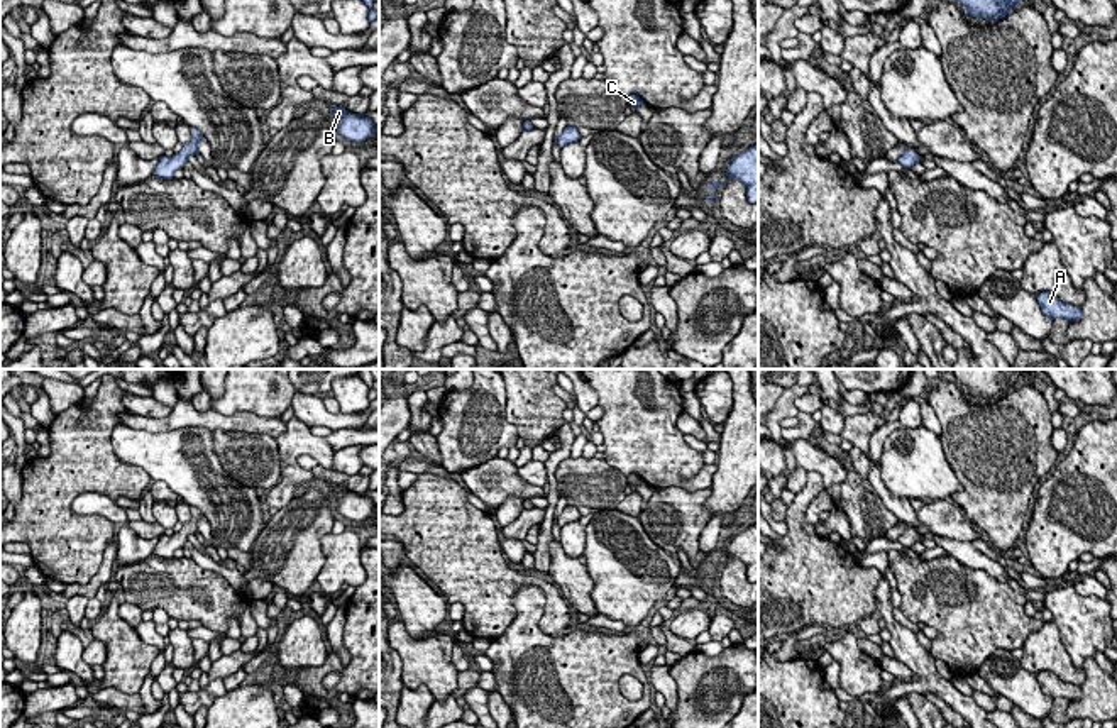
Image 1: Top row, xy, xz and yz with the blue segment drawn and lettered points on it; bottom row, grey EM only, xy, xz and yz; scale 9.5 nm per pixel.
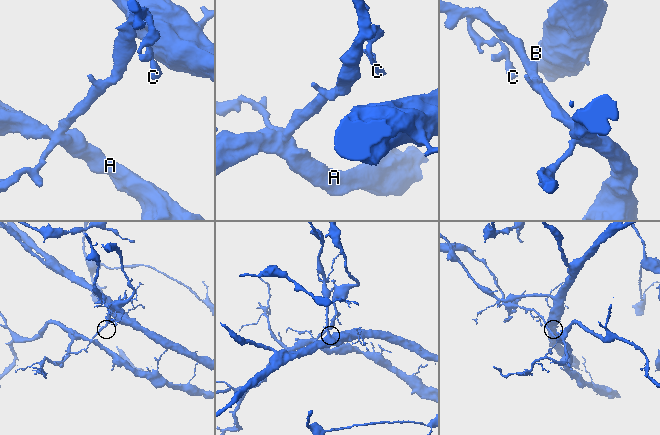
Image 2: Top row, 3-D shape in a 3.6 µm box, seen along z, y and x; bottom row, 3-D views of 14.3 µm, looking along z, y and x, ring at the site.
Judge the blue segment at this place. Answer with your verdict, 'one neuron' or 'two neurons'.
two neurons

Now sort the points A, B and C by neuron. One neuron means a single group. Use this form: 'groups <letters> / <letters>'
groups A / B C

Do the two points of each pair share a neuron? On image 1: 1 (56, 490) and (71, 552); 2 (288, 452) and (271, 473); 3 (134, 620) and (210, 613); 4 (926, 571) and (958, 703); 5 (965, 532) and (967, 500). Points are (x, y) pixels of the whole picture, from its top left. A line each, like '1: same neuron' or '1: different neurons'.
1: same neuron
2: different neurons
3: different neurons
4: different neurons
5: different neurons

